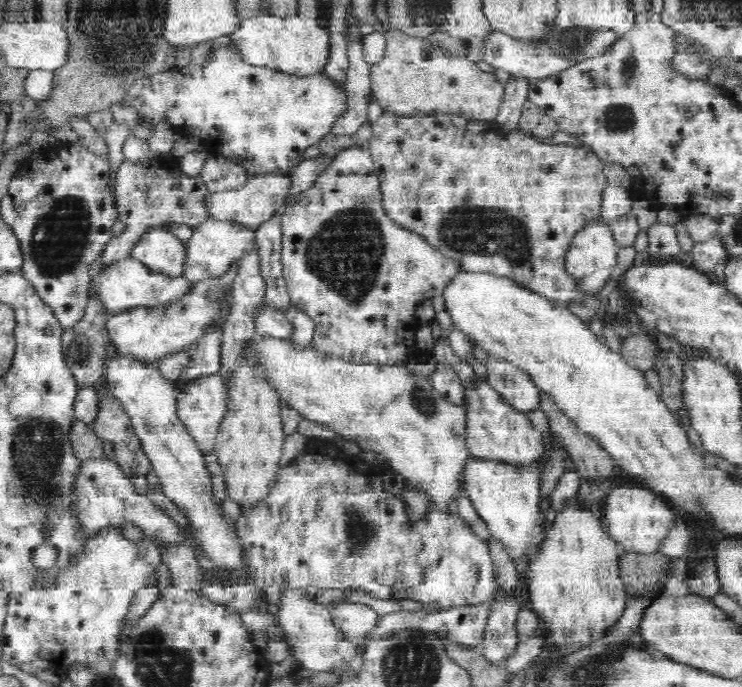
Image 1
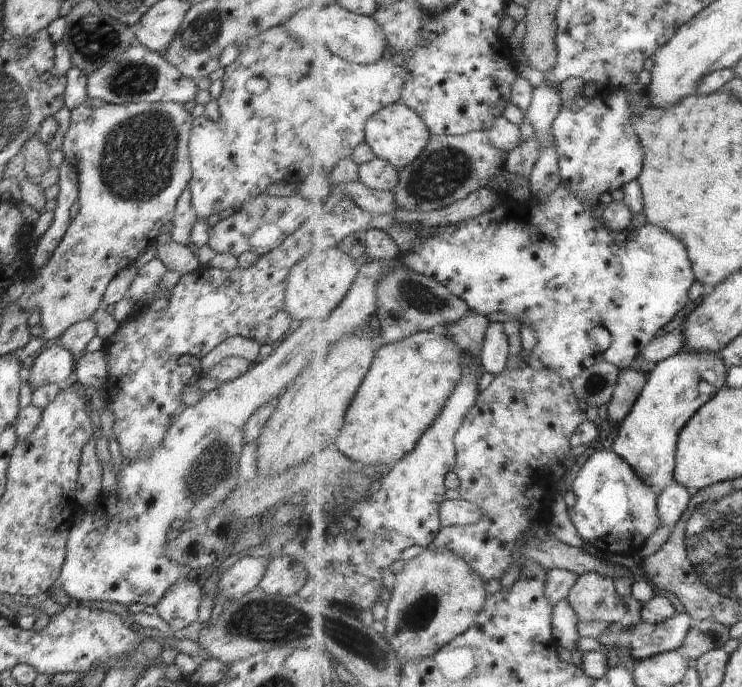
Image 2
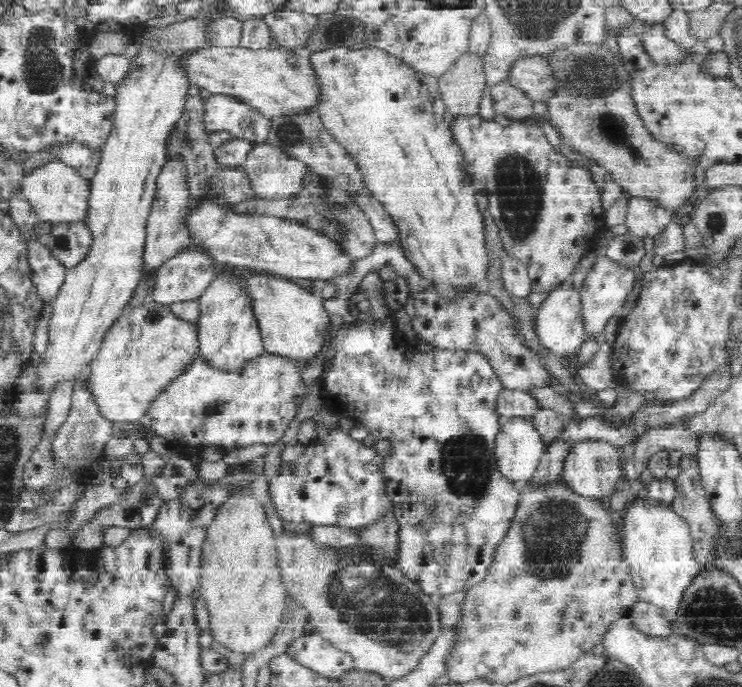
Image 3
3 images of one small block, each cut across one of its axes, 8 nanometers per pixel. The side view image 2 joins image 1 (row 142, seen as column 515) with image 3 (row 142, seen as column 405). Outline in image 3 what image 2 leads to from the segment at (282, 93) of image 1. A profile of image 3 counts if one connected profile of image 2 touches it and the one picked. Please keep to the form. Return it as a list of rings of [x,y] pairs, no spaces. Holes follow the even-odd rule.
[[[214,93],[205,100],[202,125],[208,137],[214,132],[228,131],[232,137],[248,140],[254,145],[266,142],[270,130],[270,120],[258,110],[224,93]]]

